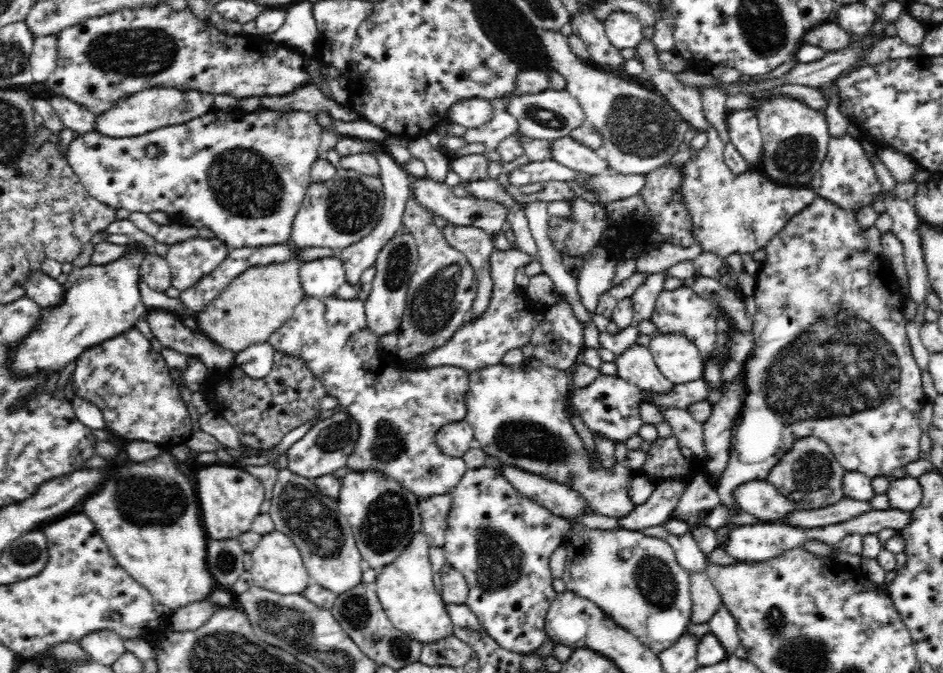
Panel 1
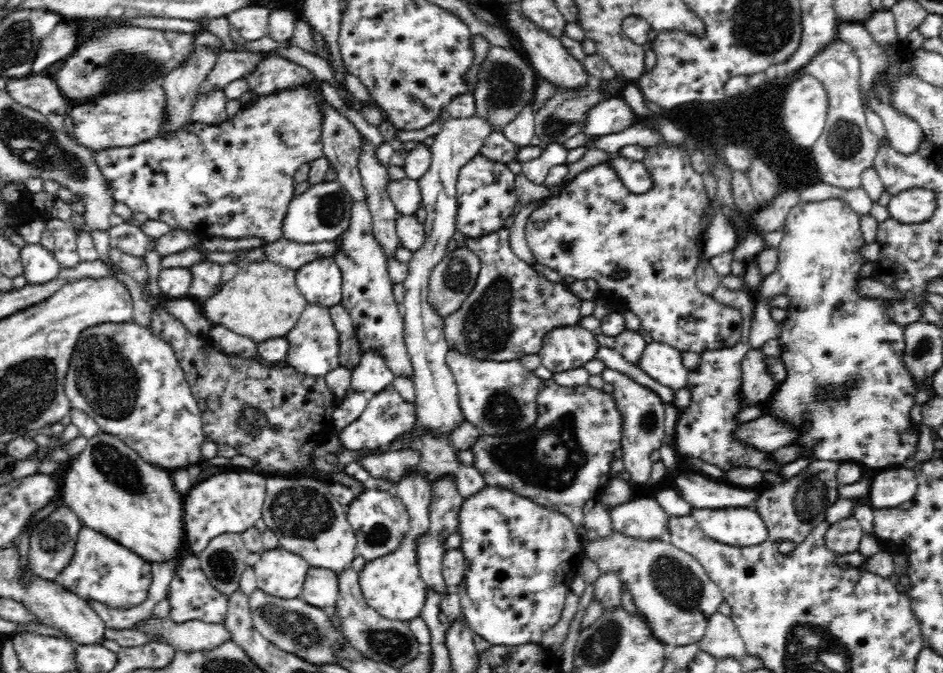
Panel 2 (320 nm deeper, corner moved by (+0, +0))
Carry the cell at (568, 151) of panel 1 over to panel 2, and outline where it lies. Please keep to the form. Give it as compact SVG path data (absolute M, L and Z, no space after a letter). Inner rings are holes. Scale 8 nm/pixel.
M621 156L609 160L609 162L630 192L645 193L653 187L652 175L642 161Z

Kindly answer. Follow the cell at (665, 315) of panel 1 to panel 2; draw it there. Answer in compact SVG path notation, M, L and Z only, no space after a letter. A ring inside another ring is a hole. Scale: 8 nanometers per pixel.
M650 147L646 149L645 159L643 163L646 168L649 168L650 174L653 178L653 187L645 193L630 192L628 187L620 180L616 171L611 167L611 162L598 161L596 165L588 167L572 179L562 184L562 188L558 194L550 195L538 202L538 206L530 212L527 223L525 224L525 239L527 240L530 251L536 259L536 262L556 270L561 277L572 276L575 280L588 280L592 278L597 283L600 292L610 290L617 295L617 297L627 301L627 308L629 308L636 316L640 317L641 328L646 330L653 341L660 344L668 344L672 348L676 348L680 352L694 352L702 353L713 349L720 348L734 348L743 335L743 316L737 308L726 306L714 300L711 295L702 293L696 287L696 266L702 259L702 238L704 232L704 225L700 218L704 216L704 210L709 204L706 189L704 189L704 182L702 175L694 171L692 163L690 163L690 155L684 149L672 149L672 147Z

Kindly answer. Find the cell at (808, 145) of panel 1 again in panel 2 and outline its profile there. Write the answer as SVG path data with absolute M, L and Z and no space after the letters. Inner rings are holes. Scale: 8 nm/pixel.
M802 72L798 76L798 80L794 84L790 84L788 92L784 94L782 105L784 128L788 130L792 142L798 144L800 148L811 148L824 131L827 110L829 109L828 93L823 82L811 74Z

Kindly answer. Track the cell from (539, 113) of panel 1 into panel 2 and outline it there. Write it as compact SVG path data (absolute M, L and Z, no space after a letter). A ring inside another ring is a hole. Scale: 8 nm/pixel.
M609 98L589 110L584 134L593 137L623 132L634 125L636 114L624 98Z

